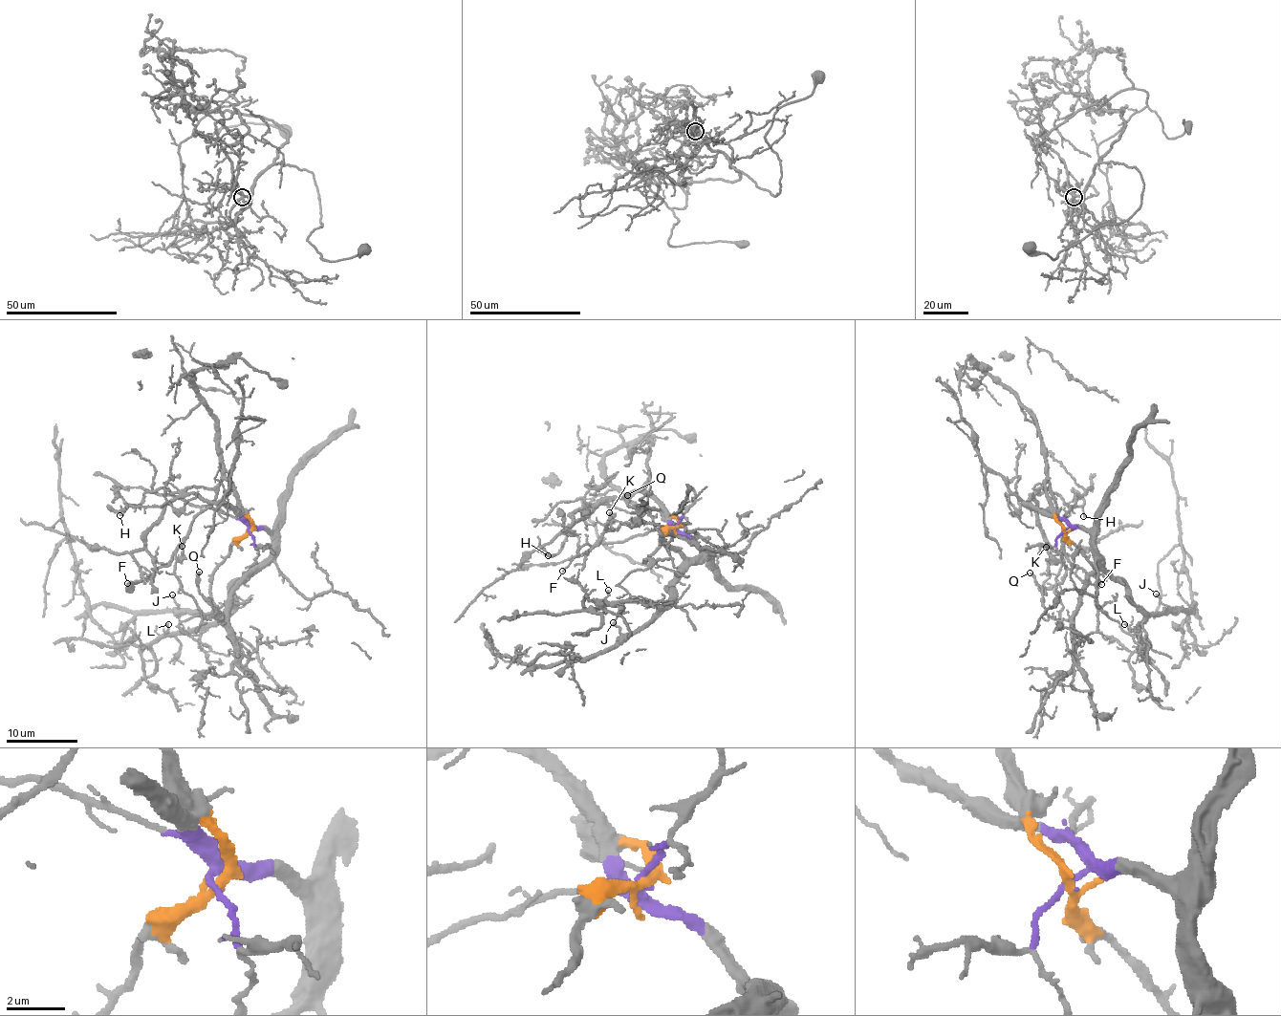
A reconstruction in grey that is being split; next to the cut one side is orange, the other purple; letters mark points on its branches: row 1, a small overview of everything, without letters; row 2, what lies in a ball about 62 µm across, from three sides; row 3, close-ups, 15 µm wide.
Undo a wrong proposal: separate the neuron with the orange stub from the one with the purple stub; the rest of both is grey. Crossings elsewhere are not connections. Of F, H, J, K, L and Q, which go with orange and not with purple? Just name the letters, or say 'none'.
F, H, K

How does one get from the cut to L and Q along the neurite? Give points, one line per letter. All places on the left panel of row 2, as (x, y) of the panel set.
L: (249, 530), (264, 529), (271, 553), (233, 590), (232, 604), (207, 624), (172, 633), (165, 631), (167, 624)
Q: (249, 530), (264, 529), (271, 538), (271, 555), (233, 593), (228, 612), (219, 620), (199, 592), (198, 572)

